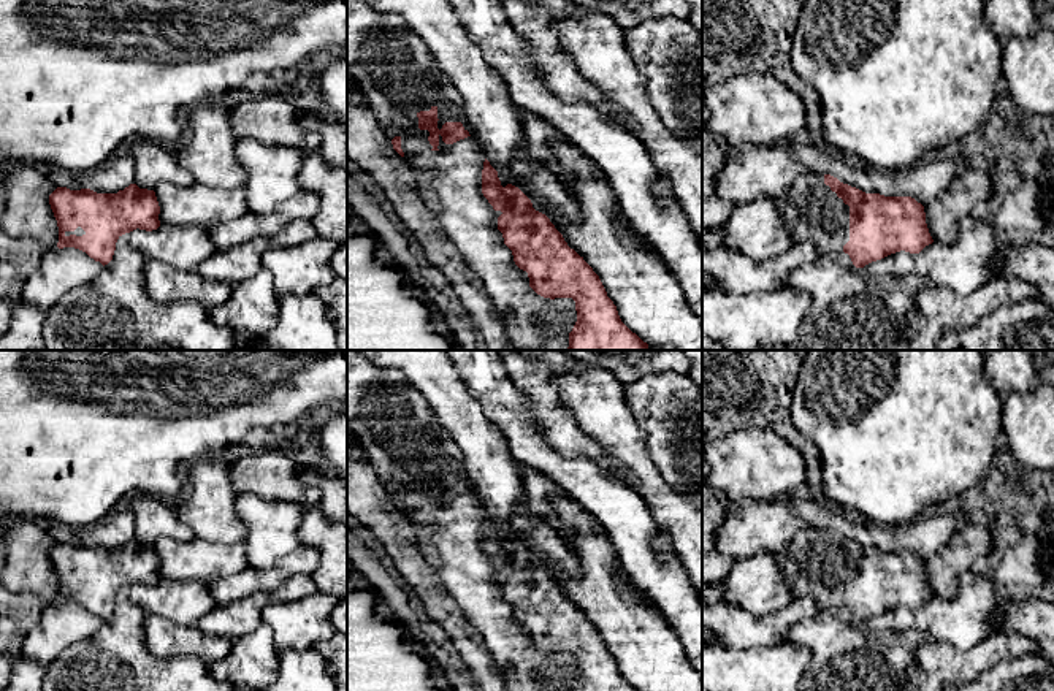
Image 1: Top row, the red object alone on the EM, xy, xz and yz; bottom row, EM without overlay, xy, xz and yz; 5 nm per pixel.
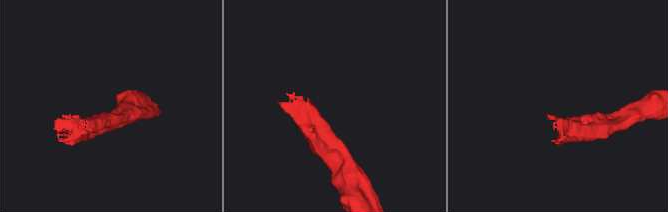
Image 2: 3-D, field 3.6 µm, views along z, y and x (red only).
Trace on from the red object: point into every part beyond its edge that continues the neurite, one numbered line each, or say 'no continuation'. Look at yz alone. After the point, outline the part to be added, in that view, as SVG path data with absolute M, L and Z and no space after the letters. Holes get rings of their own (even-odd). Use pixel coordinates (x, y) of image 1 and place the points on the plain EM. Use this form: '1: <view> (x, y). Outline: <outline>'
1: yz (812, 568). Outline: M824 529L799 531L777 556L794 599L813 597L821 612L843 607L850 596L850 561L824 539Z

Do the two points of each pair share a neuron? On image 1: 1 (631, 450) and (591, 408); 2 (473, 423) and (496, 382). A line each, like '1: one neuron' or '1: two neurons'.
1: one neuron
2: two neurons

